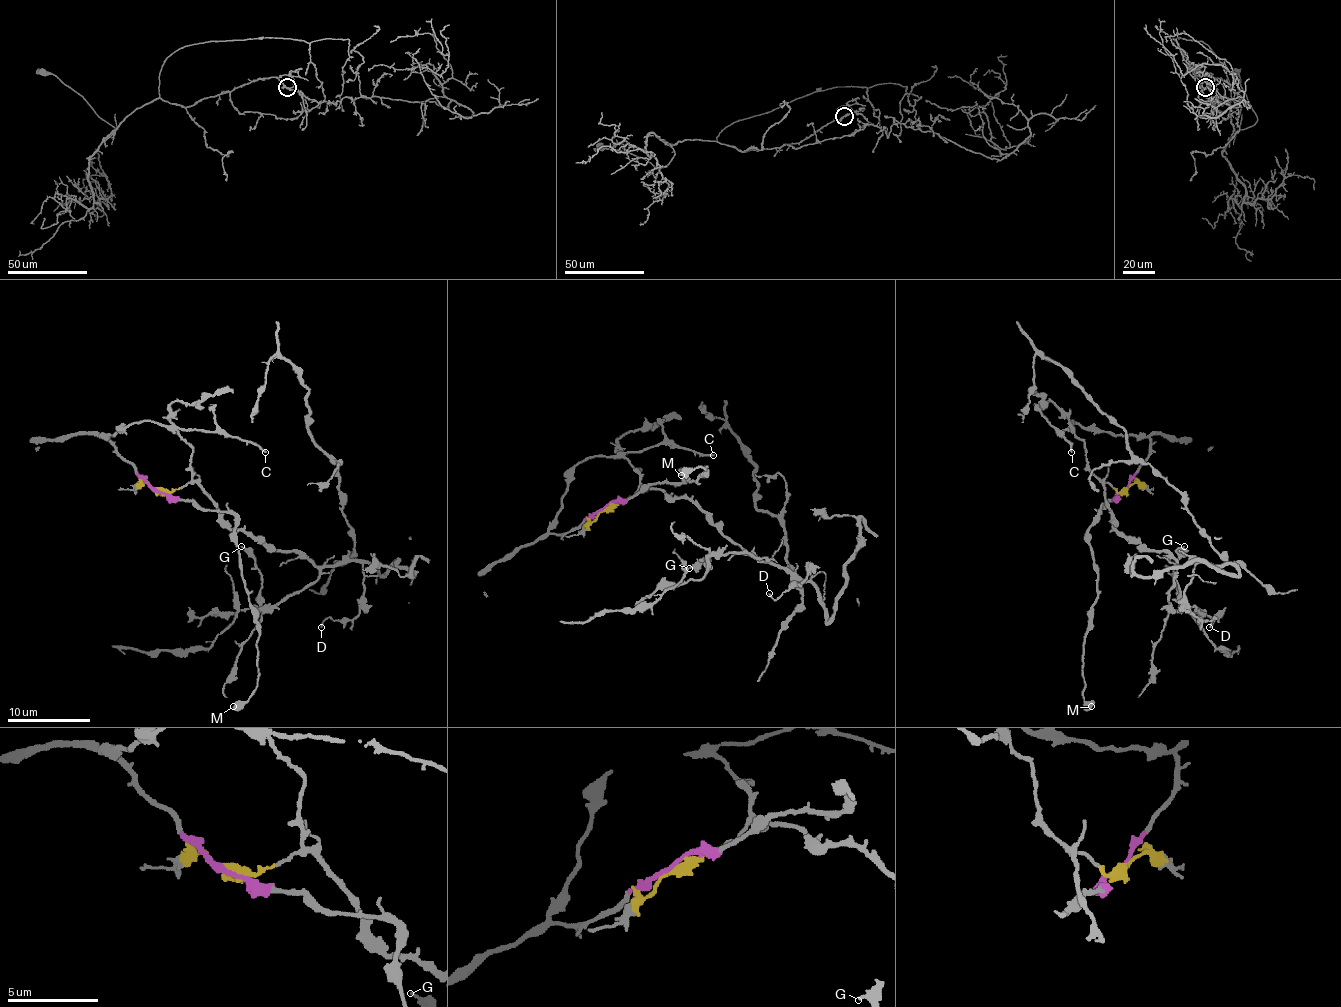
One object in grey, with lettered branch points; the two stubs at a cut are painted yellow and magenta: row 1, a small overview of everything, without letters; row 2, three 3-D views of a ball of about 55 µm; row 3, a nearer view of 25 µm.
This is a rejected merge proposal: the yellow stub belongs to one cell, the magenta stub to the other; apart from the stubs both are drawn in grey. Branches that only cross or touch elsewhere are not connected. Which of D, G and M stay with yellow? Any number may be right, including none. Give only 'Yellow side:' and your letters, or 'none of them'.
Yellow side: D, G

